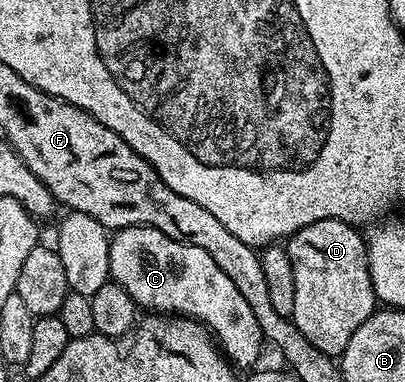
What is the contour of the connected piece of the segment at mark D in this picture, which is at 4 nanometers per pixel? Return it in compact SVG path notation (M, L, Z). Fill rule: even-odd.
M318 220L298 228L286 241L293 266L293 314L297 330L327 356L342 357L353 330L377 310L367 261L367 242L356 225L340 220Z

